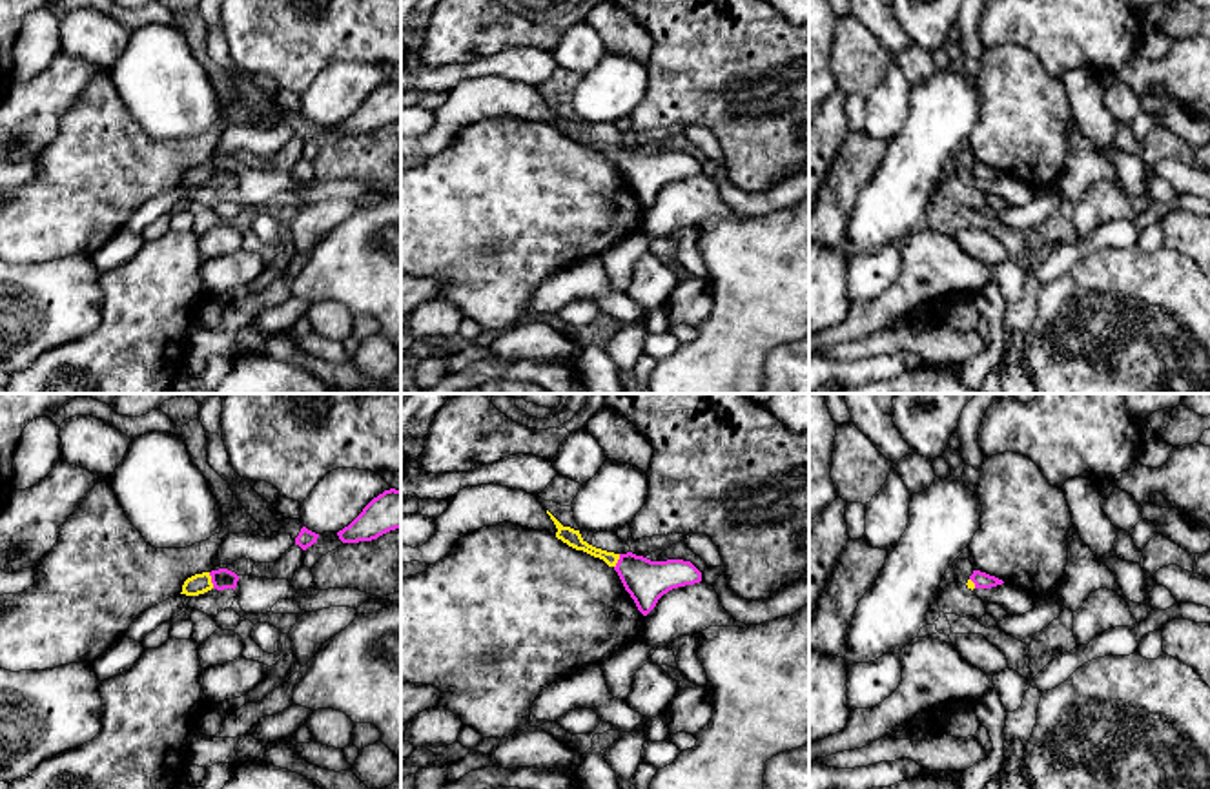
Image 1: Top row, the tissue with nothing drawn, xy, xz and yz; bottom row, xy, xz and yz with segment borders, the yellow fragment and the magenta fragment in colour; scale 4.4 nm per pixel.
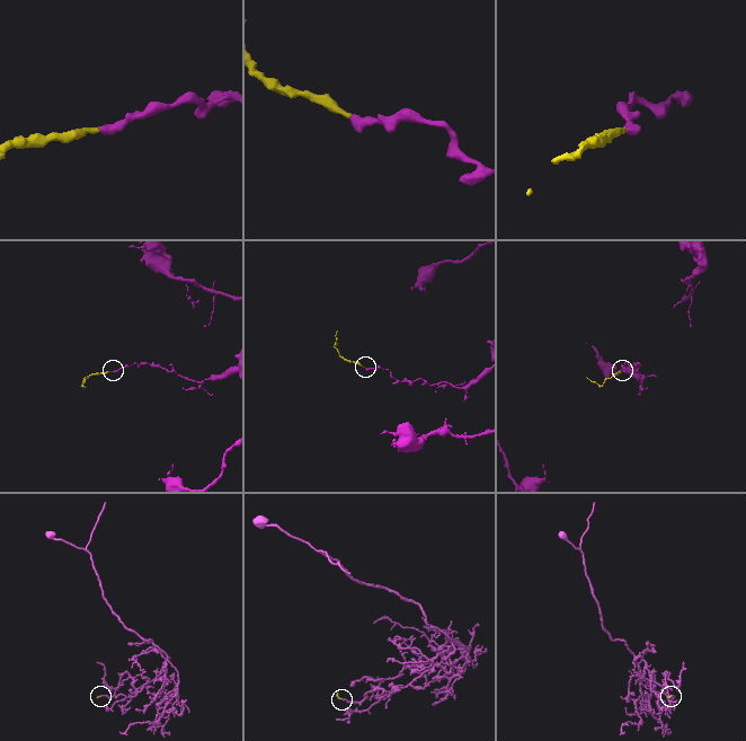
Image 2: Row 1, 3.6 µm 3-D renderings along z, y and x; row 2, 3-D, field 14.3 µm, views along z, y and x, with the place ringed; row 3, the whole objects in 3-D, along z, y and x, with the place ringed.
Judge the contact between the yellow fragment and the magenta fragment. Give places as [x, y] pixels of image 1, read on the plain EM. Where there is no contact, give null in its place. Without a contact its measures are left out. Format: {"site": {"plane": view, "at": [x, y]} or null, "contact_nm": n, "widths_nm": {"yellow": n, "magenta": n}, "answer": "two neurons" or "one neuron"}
{"site": {"plane": "xy", "at": [210, 172]}, "contact_nm": 80, "widths_nm": {"yellow": 90, "magenta": 90}, "answer": "one neuron"}

